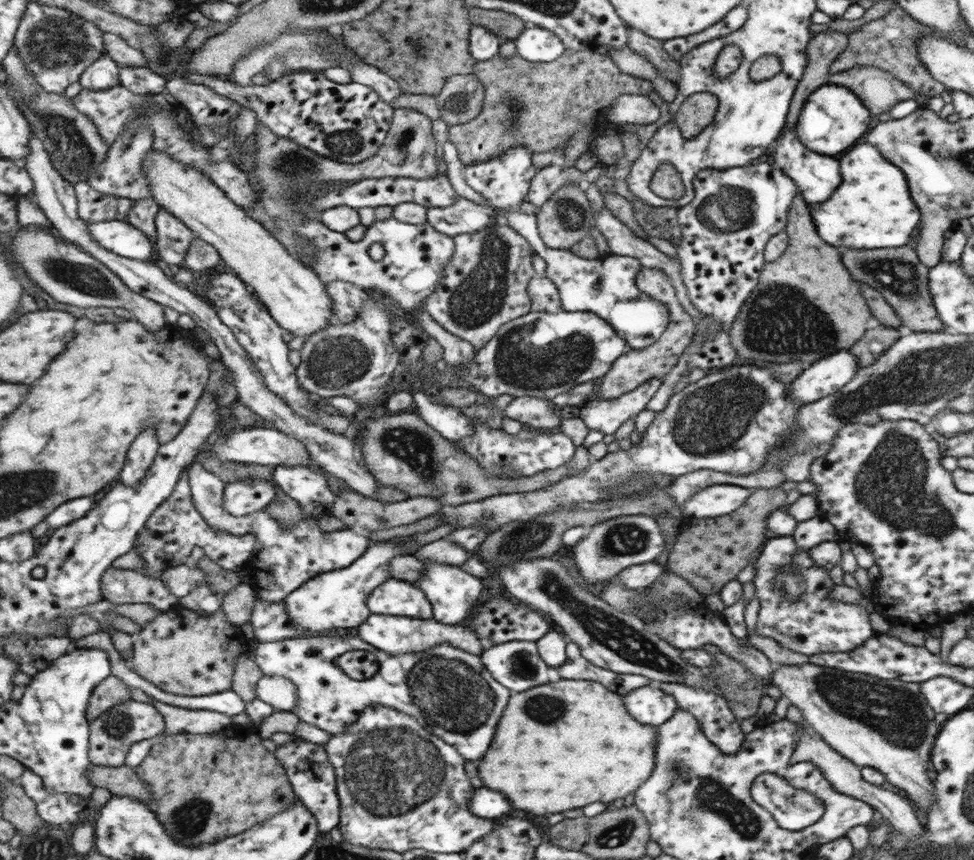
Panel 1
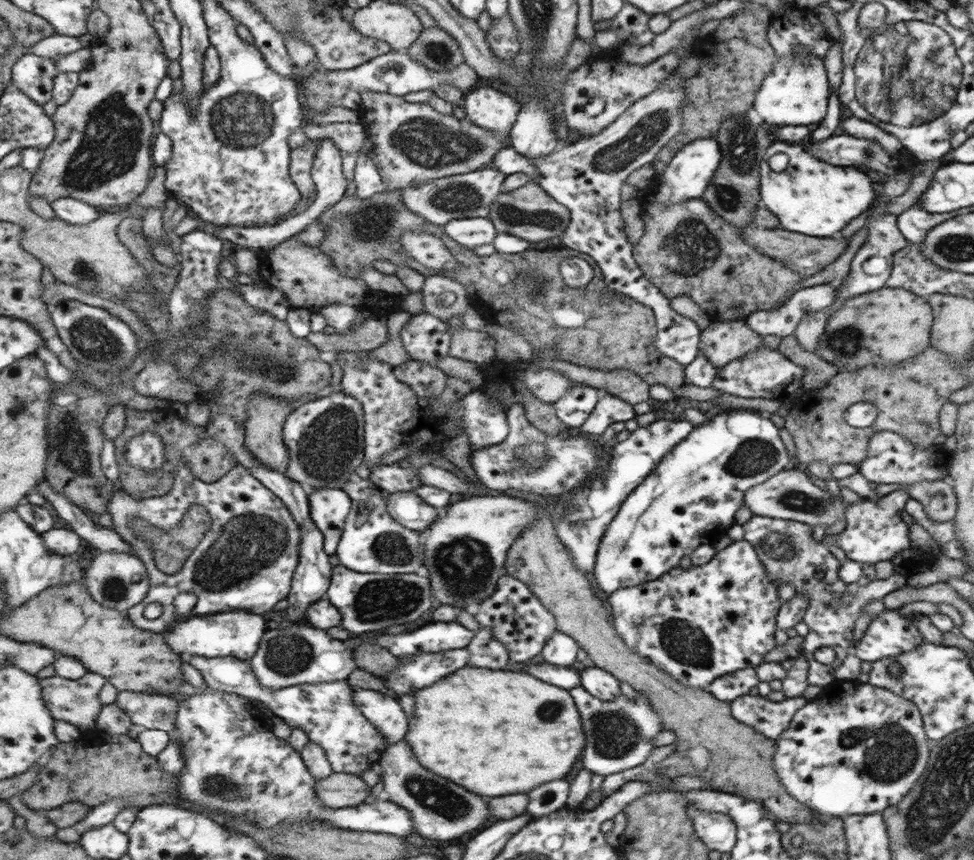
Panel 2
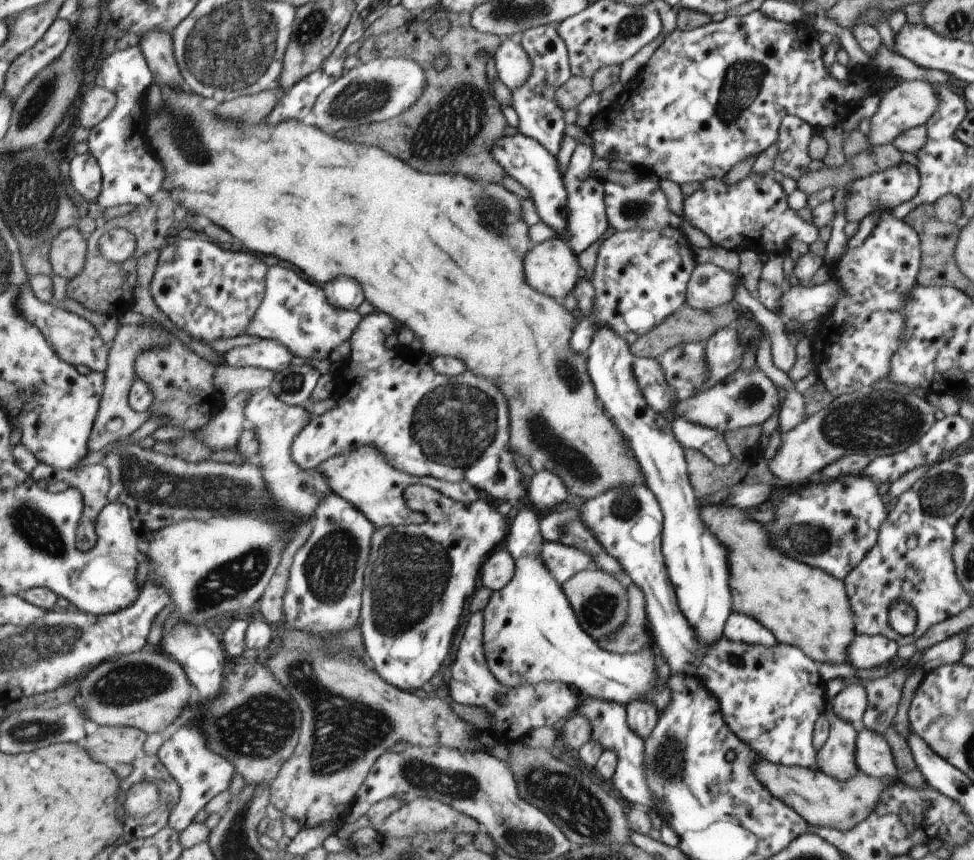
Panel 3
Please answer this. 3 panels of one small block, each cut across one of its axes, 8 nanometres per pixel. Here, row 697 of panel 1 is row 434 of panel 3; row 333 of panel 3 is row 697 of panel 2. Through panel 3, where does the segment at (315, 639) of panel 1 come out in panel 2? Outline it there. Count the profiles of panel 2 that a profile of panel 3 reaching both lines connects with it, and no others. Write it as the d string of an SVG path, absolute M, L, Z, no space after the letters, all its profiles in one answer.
M360 689L353 694L355 706L357 710L371 722L371 726L375 726L375 730L385 738L385 746L391 746L395 742L399 742L407 730L408 717L401 711L401 707L396 699L387 695L380 694L373 690Z

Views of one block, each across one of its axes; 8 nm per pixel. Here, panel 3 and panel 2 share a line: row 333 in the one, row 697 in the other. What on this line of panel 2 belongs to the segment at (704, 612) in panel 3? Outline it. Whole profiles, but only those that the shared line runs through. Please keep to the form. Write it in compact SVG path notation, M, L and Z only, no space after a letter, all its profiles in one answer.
M585 664L582 666L578 687L583 688L591 697L597 697L598 700L614 700L620 695L619 683L605 669Z

